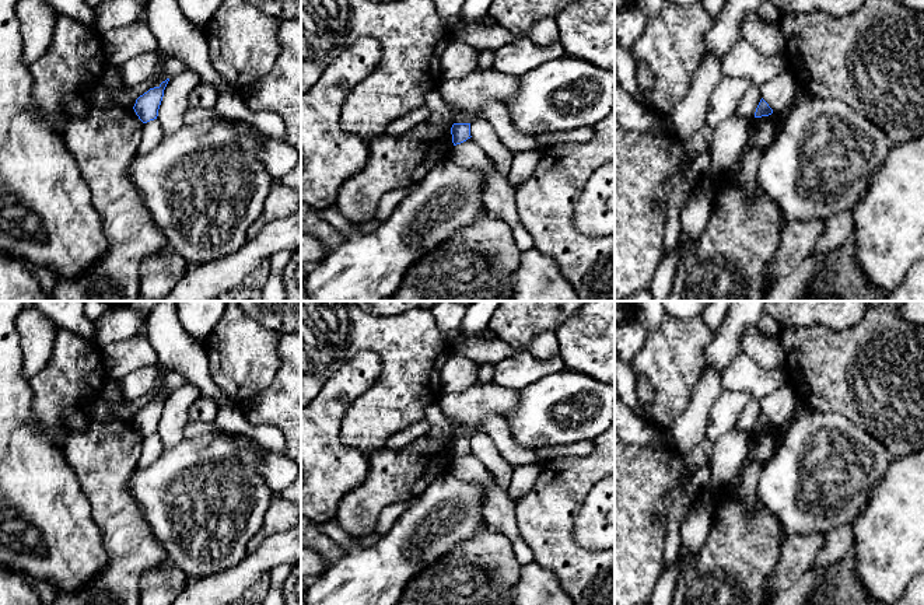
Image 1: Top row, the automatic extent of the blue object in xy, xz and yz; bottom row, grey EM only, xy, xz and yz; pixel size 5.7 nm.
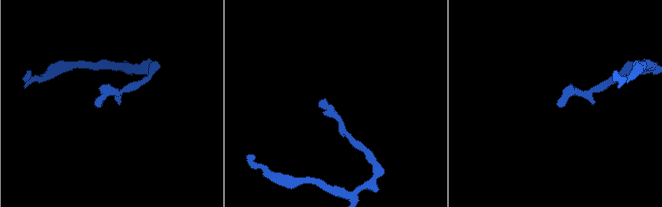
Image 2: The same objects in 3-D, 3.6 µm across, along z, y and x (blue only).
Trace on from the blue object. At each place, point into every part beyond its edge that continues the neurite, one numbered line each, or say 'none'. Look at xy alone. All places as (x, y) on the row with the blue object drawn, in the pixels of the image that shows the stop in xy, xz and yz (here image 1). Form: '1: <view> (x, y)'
none

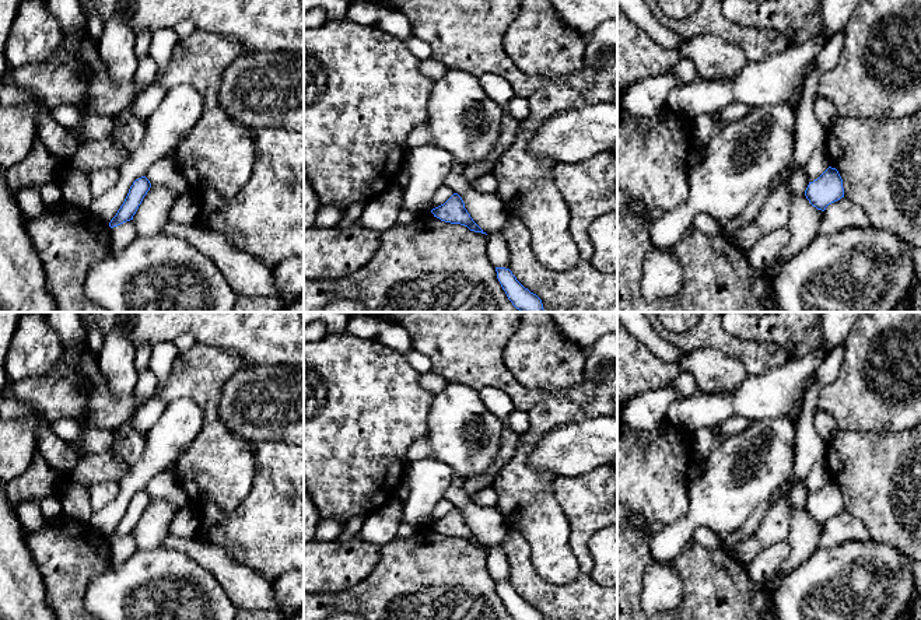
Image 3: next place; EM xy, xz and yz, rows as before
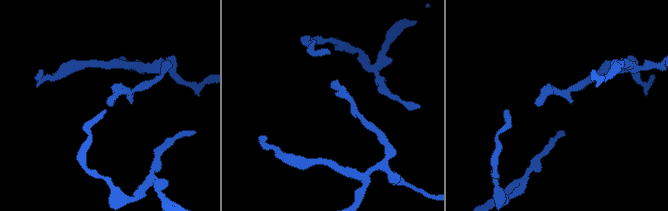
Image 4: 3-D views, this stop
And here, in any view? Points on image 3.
none

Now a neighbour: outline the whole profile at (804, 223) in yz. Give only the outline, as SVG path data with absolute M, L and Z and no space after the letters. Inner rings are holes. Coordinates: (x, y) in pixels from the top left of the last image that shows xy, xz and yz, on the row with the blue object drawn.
M792 193L792 210L787 225L792 238L780 253L780 262L791 259L796 252L803 249L817 235L822 220L823 211L813 207L805 195Z

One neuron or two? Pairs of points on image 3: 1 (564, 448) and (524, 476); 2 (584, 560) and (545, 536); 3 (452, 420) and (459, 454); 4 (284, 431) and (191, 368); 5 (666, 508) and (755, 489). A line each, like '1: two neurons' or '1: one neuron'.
1: two neurons
2: two neurons
3: one neuron
4: two neurons
5: two neurons

